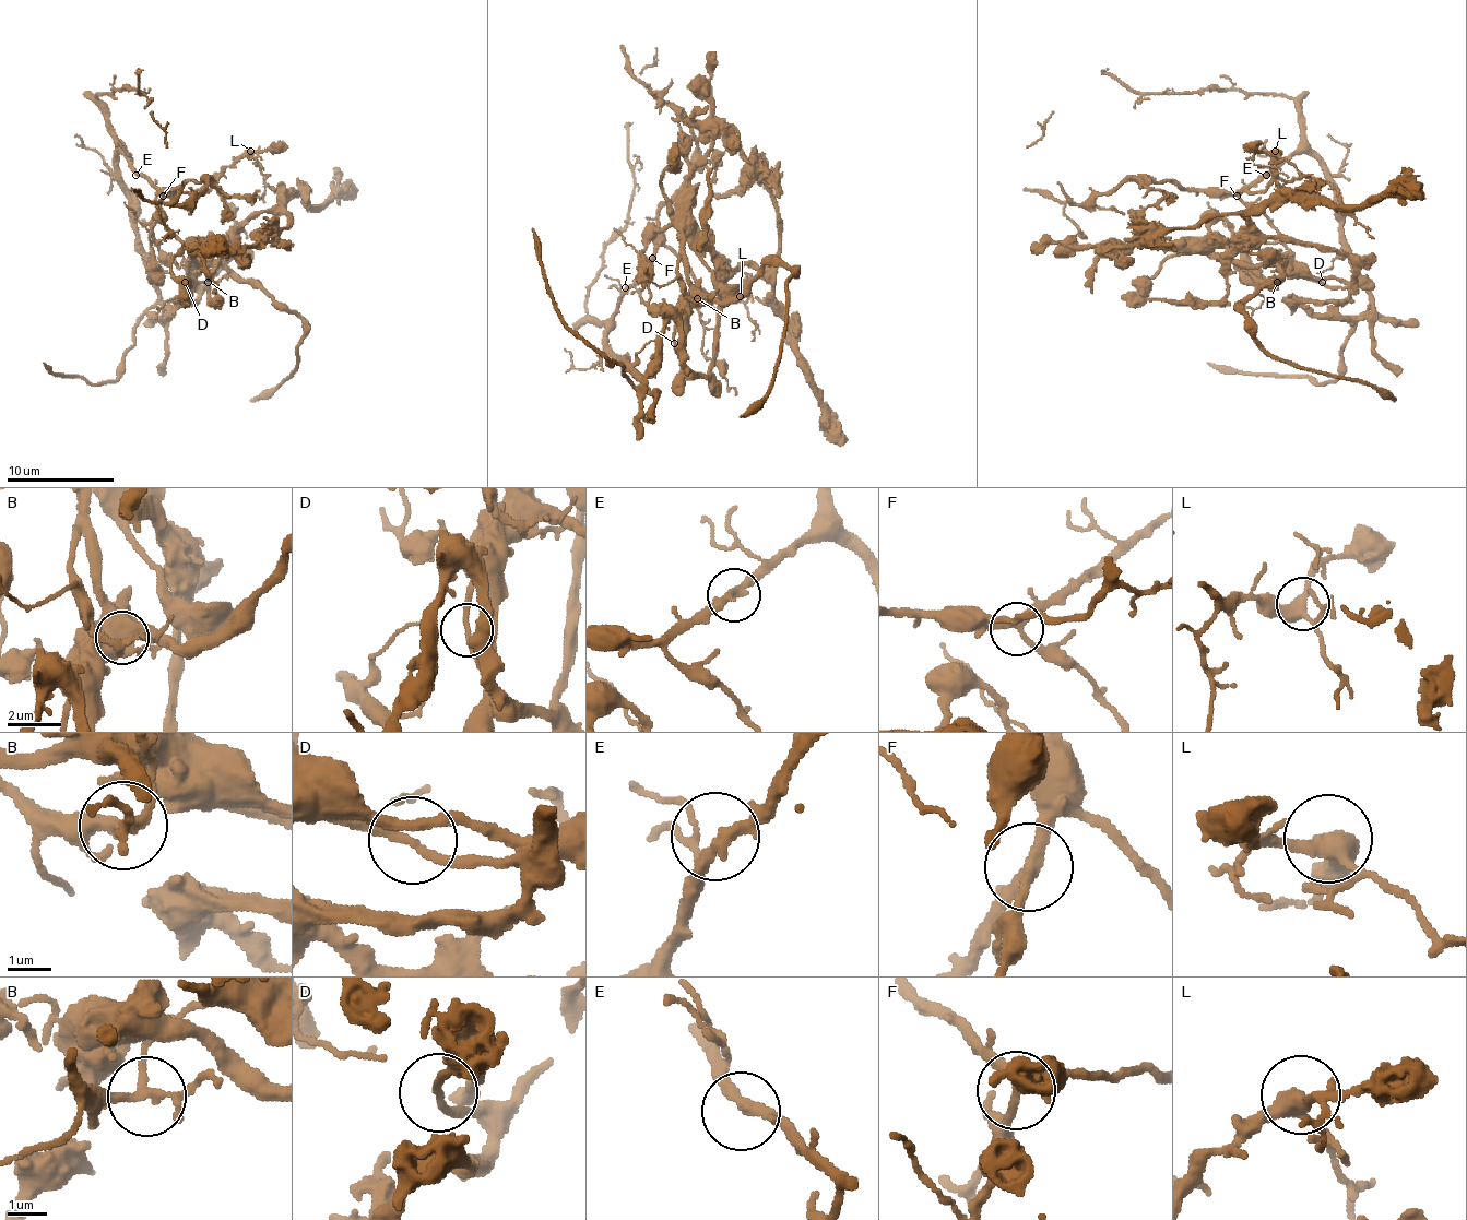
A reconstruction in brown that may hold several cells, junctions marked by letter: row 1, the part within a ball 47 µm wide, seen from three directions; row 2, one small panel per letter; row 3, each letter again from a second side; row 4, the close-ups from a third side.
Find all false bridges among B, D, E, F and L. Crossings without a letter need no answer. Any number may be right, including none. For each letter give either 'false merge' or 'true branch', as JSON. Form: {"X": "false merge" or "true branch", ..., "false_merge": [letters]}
{"B": "true branch", "D": "false merge", "E": "true branch", "F": "true branch", "L": "true branch", "false_merge": ["D"]}

